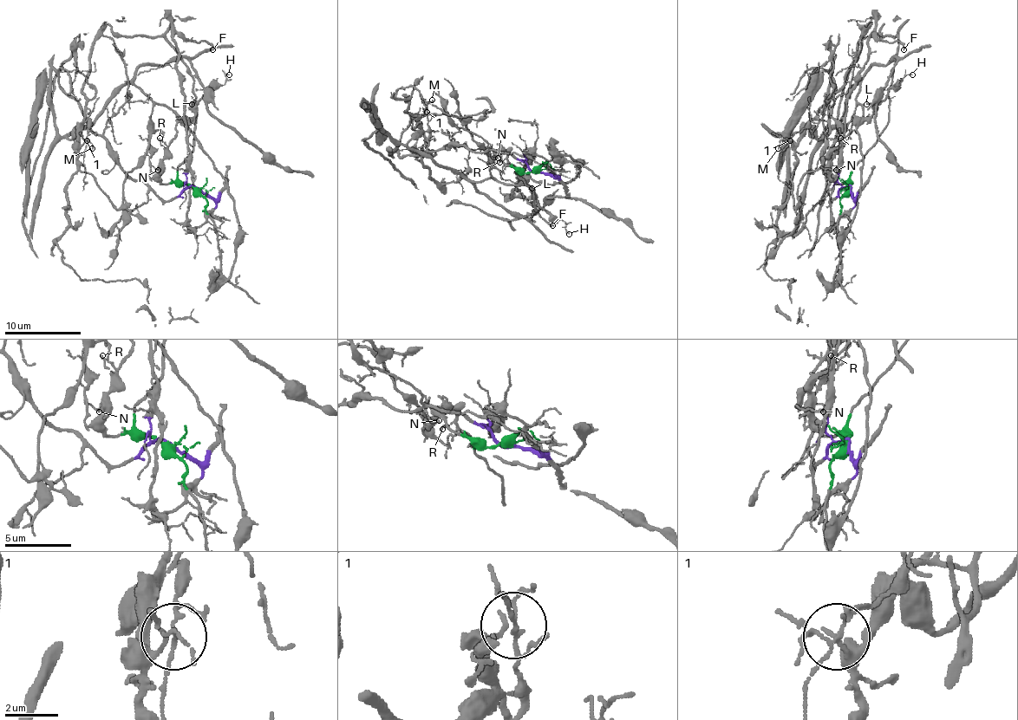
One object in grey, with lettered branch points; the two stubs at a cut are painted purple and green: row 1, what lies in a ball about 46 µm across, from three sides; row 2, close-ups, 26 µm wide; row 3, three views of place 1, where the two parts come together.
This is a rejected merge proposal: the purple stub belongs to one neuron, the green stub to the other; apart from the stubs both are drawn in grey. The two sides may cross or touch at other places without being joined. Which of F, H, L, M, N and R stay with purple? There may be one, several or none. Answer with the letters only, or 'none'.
F, M

